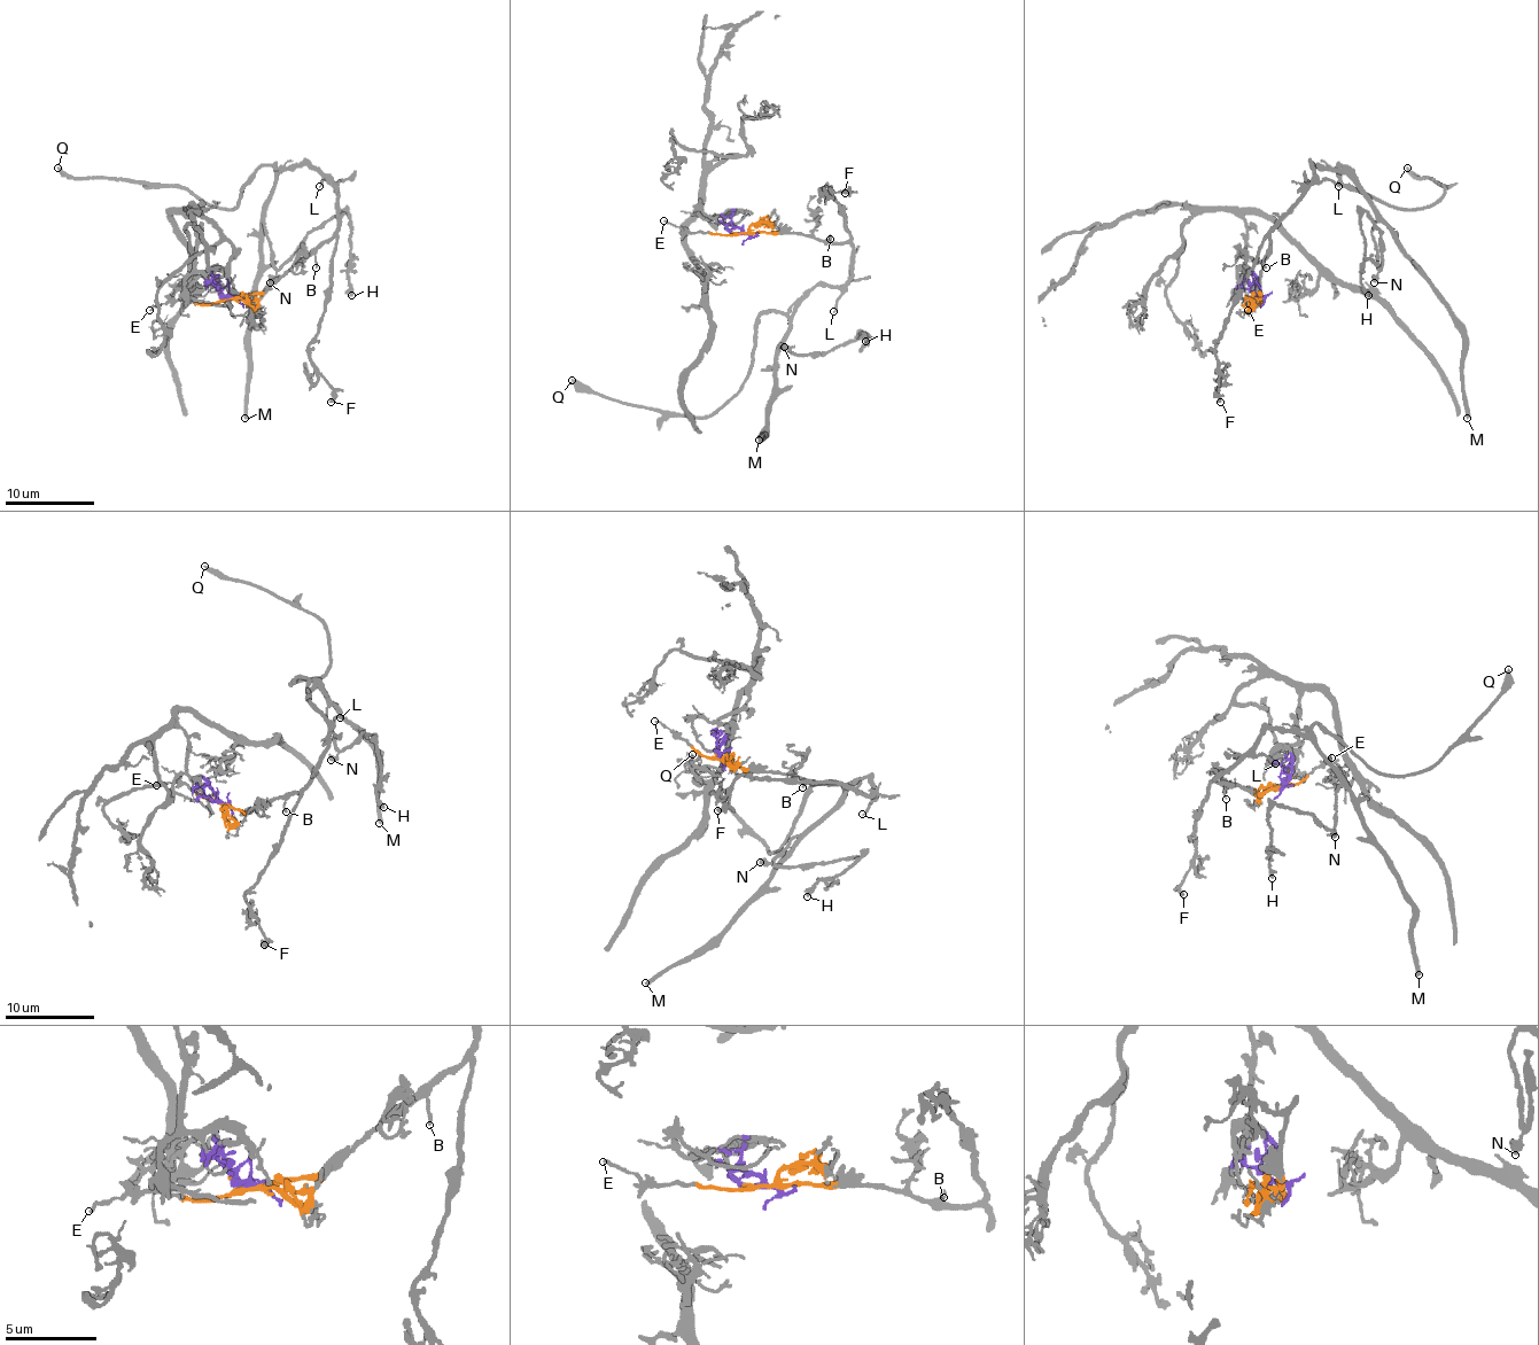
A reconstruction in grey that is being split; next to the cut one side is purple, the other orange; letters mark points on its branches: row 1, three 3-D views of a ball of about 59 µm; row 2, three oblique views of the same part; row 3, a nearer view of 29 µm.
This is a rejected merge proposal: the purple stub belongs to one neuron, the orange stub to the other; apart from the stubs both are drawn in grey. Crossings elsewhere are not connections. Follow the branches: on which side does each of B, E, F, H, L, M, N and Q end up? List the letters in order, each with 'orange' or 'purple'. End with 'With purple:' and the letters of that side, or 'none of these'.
B: orange
E: orange
F: orange
H: orange
L: orange
M: orange
N: orange
Q: orange
With purple: none of these

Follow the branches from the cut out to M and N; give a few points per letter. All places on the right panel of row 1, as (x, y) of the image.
M: (1261, 298), (1259, 271), (1274, 223), (1312, 176), (1312, 164), (1335, 169), (1354, 185), (1462, 336), (1467, 419)
N: (1261, 298), (1259, 271), (1267, 256), (1272, 230), (1312, 180), (1312, 164), (1346, 176), (1375, 214), (1375, 282)

